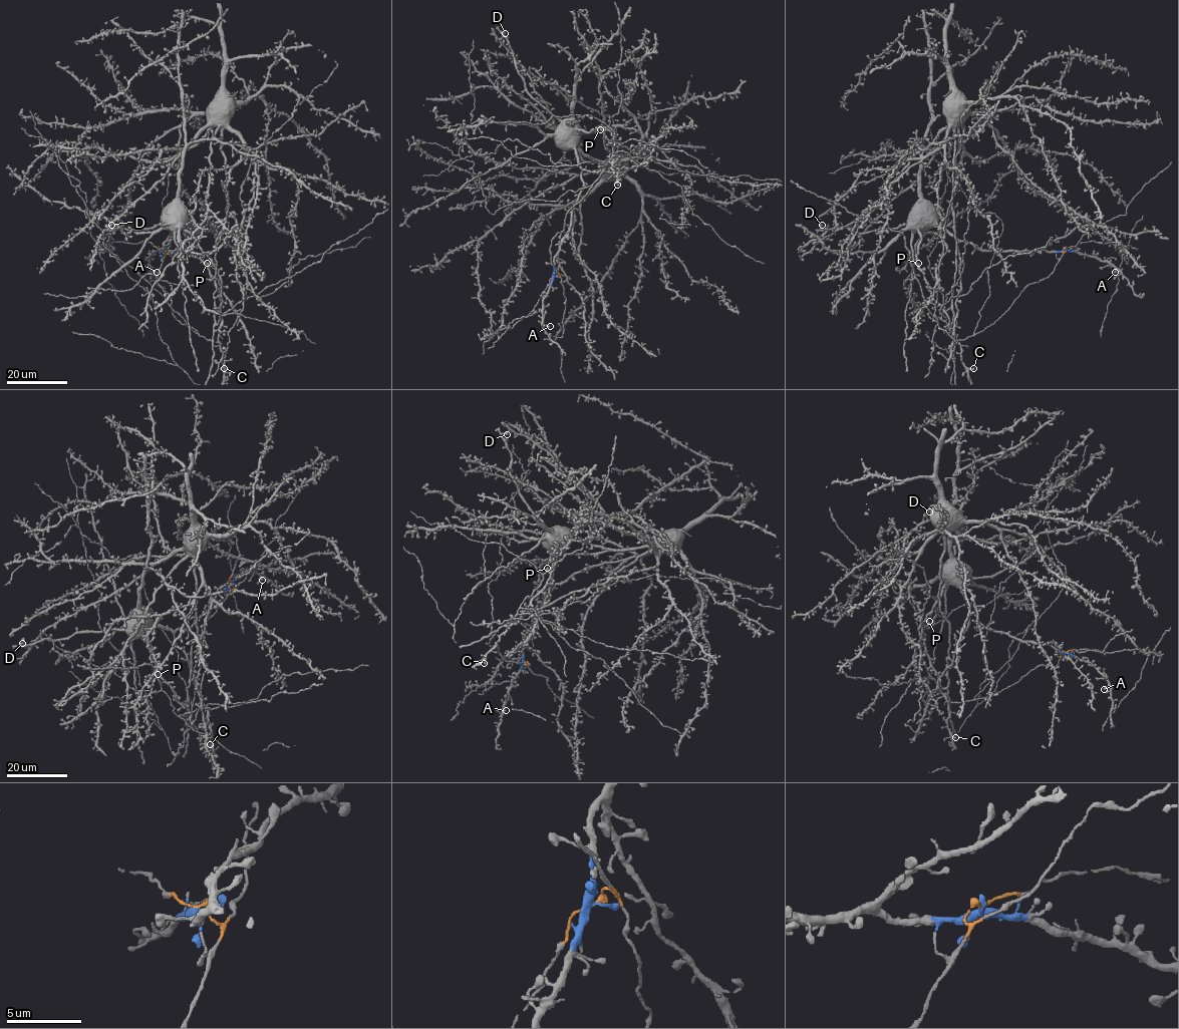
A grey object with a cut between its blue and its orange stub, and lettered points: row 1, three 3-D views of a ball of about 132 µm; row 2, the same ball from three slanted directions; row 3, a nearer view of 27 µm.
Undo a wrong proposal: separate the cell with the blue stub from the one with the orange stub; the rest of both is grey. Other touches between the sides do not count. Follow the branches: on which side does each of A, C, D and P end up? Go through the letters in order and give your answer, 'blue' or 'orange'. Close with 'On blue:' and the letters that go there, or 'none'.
A: blue
C: blue
D: blue
P: blue
On blue: A, C, D, P

